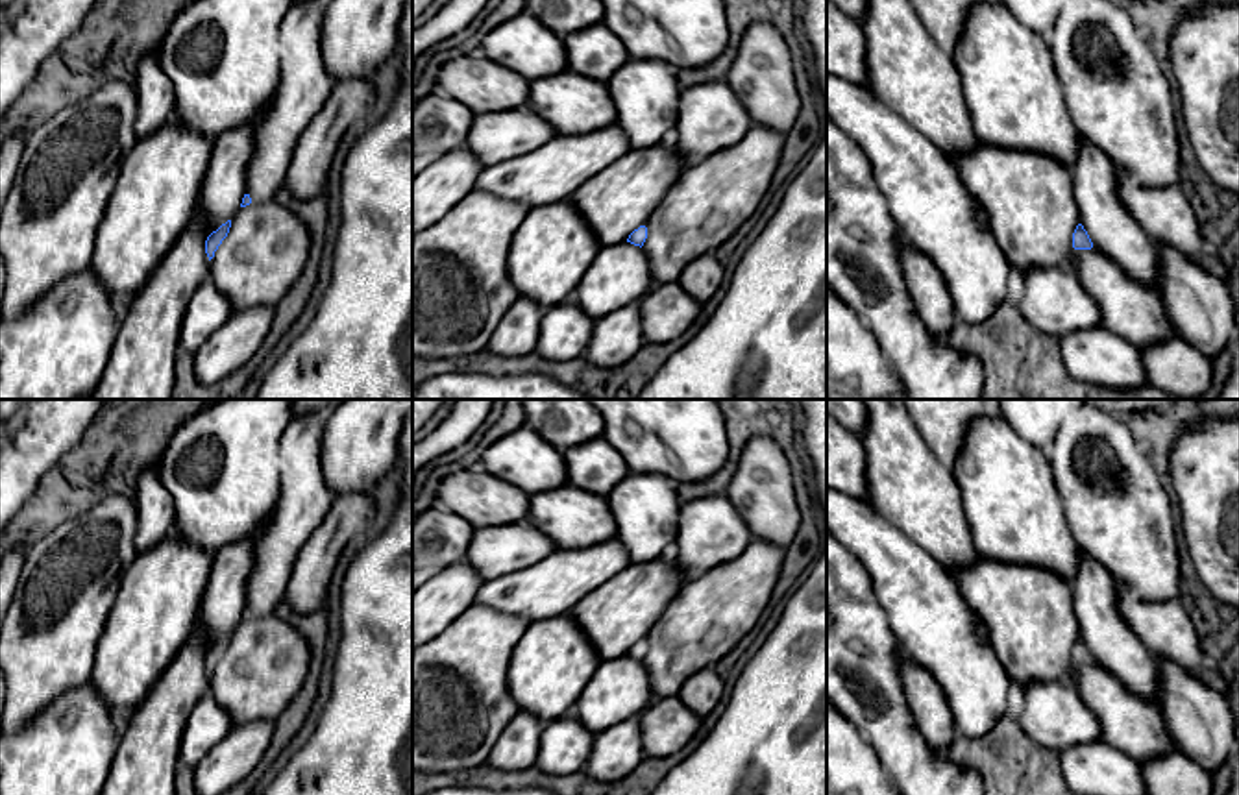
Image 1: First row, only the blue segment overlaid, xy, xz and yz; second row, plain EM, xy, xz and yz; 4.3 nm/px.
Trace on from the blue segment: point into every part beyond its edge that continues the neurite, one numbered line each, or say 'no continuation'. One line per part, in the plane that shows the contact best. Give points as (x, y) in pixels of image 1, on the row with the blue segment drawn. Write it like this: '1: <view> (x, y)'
1: xy (257, 263)

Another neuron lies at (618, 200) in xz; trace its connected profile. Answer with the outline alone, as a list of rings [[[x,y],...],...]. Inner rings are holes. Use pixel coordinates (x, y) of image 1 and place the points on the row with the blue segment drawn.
[[[668,142],[629,150],[575,190],[570,202],[601,246],[627,242],[690,165]]]

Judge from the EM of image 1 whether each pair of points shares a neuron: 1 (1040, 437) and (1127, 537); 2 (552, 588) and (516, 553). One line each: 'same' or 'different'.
1: different
2: different

